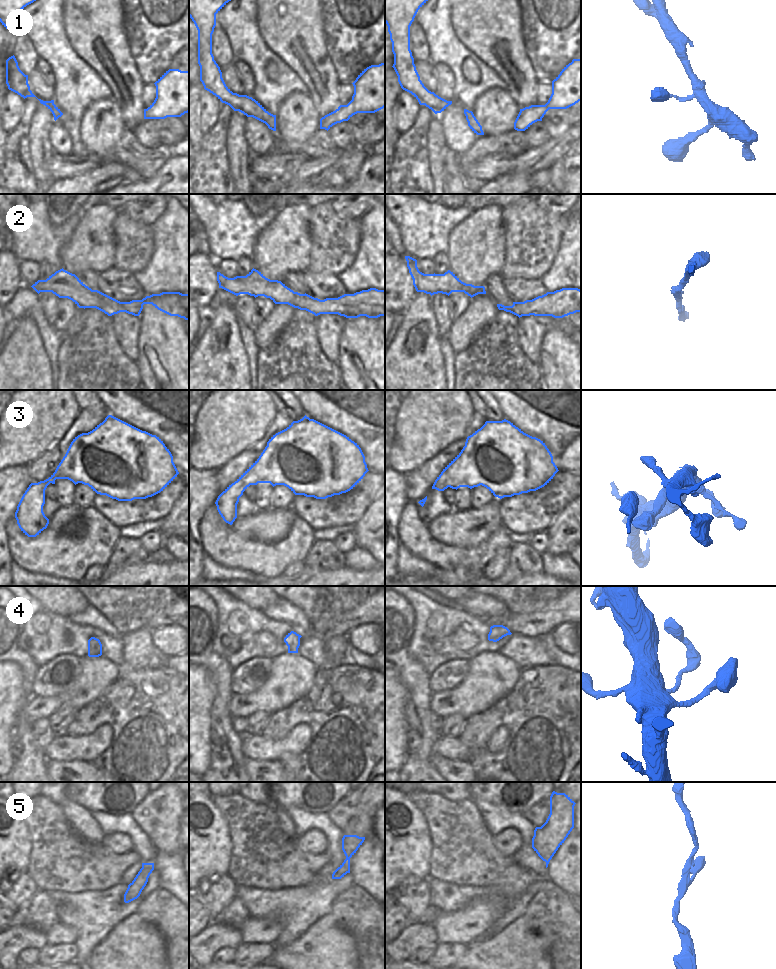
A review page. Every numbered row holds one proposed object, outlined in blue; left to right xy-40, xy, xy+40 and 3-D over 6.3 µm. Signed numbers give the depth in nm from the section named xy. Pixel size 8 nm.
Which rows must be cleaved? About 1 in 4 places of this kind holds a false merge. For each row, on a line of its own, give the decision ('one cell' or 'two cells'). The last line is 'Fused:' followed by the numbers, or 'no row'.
1: one cell
2: one cell
3: one cell
4: one cell
5: one cell
Fused: no row

